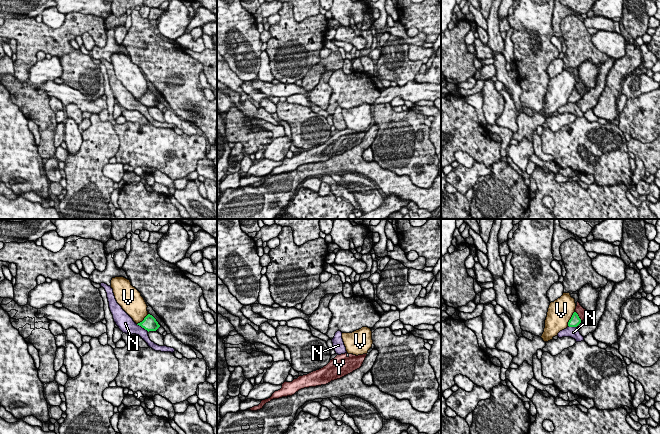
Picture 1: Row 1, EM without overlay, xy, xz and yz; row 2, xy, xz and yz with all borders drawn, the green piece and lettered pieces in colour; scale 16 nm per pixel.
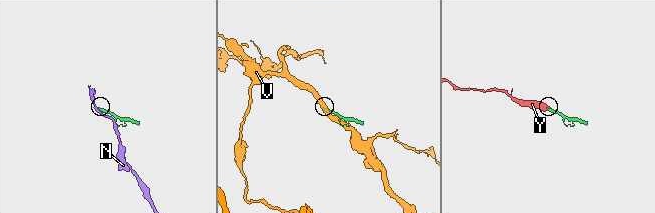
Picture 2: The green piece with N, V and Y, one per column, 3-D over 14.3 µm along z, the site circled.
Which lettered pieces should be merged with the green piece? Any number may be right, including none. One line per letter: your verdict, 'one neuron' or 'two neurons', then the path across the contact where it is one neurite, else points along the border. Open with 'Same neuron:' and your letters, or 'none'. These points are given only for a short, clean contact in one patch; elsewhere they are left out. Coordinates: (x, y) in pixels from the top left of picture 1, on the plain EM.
Same neuron: Y
N: two neurons
V: two neurons
Y: one neuron; runs through yz (575, 96), (578, 92), (582, 89)

